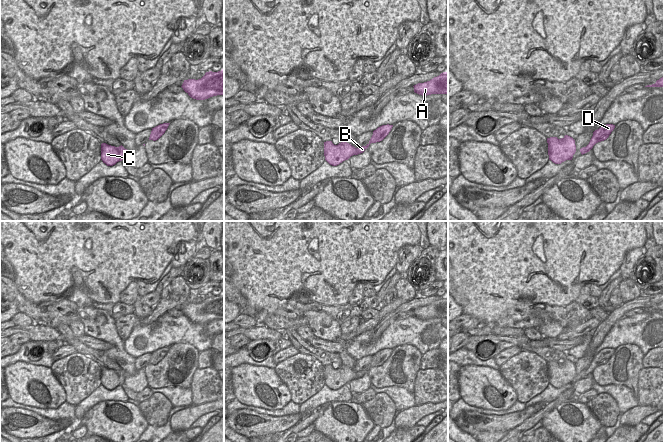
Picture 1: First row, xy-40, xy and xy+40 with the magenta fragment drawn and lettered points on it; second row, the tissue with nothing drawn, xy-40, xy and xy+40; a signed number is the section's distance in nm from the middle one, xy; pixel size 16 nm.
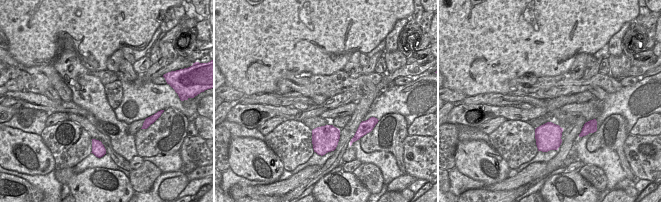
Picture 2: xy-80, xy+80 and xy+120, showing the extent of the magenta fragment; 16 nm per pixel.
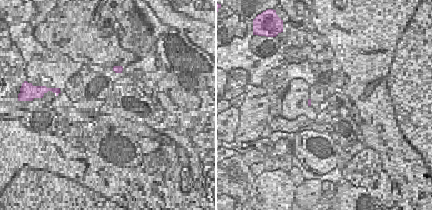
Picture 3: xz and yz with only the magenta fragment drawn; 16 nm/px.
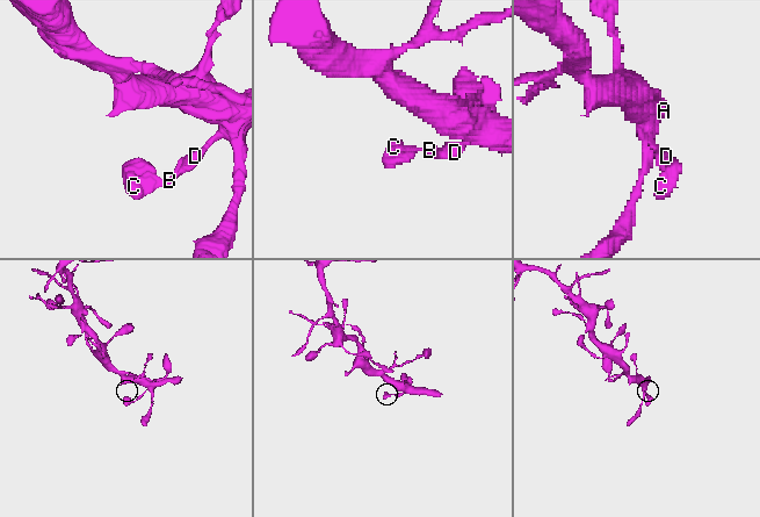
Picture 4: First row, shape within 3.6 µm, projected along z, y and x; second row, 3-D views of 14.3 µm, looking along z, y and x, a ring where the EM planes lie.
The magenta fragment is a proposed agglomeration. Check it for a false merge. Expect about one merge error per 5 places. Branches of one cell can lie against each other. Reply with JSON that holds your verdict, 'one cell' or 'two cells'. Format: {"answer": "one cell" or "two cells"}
{"answer": "one cell"}

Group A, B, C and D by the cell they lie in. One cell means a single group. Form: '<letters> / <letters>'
A B C D

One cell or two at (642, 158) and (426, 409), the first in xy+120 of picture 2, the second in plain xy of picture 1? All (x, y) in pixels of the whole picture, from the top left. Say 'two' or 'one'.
two

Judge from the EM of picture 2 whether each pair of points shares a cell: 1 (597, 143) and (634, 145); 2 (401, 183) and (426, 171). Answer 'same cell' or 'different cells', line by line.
1: different cells
2: different cells

